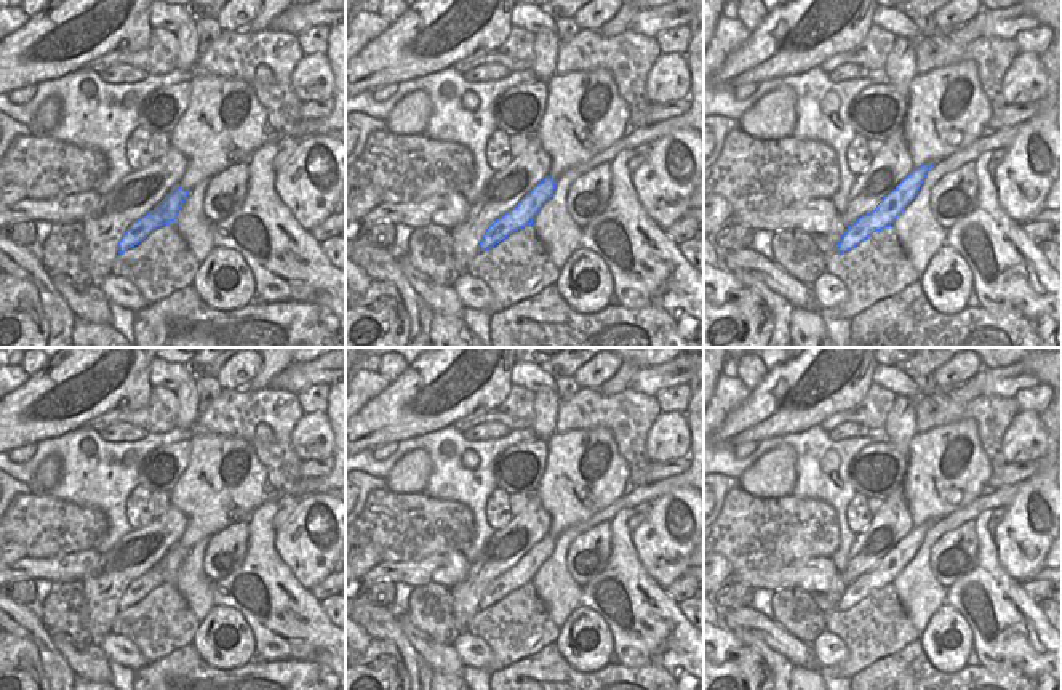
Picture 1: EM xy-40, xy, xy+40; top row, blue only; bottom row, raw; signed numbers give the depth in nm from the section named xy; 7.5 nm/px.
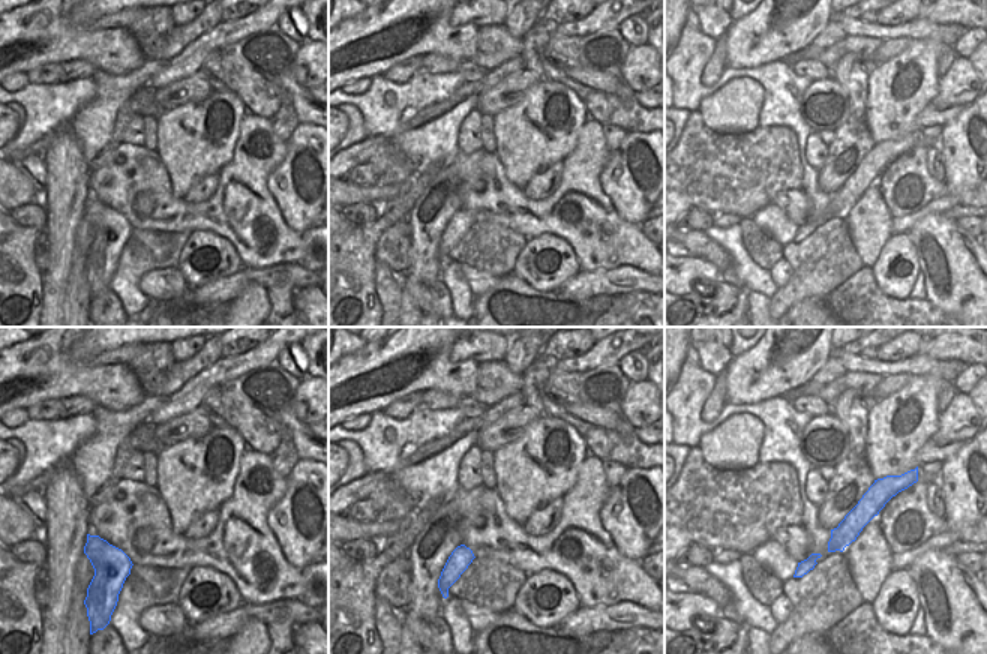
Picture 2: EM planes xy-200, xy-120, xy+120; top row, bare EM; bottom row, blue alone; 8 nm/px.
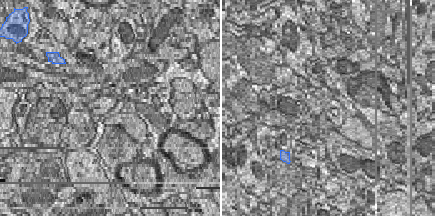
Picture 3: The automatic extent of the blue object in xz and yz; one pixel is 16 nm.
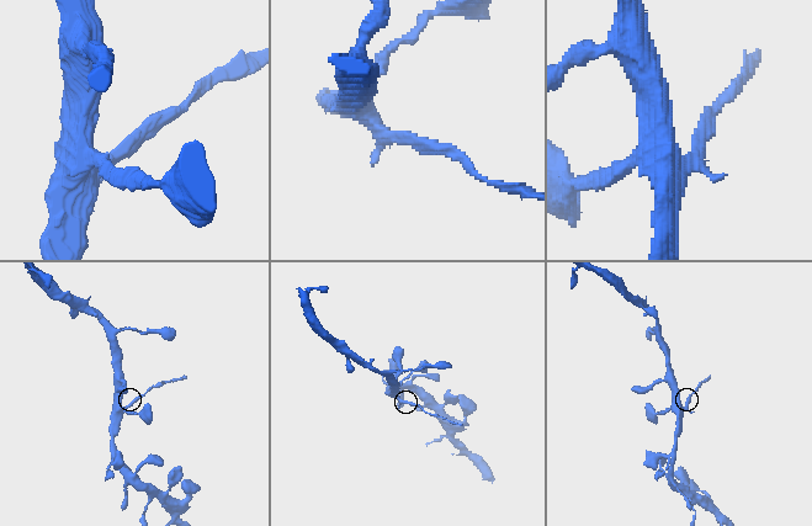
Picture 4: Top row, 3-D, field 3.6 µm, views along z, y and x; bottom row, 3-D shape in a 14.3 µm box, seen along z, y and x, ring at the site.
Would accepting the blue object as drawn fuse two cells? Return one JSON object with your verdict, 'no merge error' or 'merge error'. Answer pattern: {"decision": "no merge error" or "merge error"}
{"decision": "merge error"}

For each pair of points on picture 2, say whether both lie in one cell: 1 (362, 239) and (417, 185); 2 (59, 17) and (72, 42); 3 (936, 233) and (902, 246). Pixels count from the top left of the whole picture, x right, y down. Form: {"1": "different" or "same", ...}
{"1": "same", "2": "same", "3": "different"}

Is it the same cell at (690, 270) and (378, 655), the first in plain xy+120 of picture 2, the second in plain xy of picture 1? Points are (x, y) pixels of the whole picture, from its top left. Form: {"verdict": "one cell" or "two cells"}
{"verdict": "two cells"}

